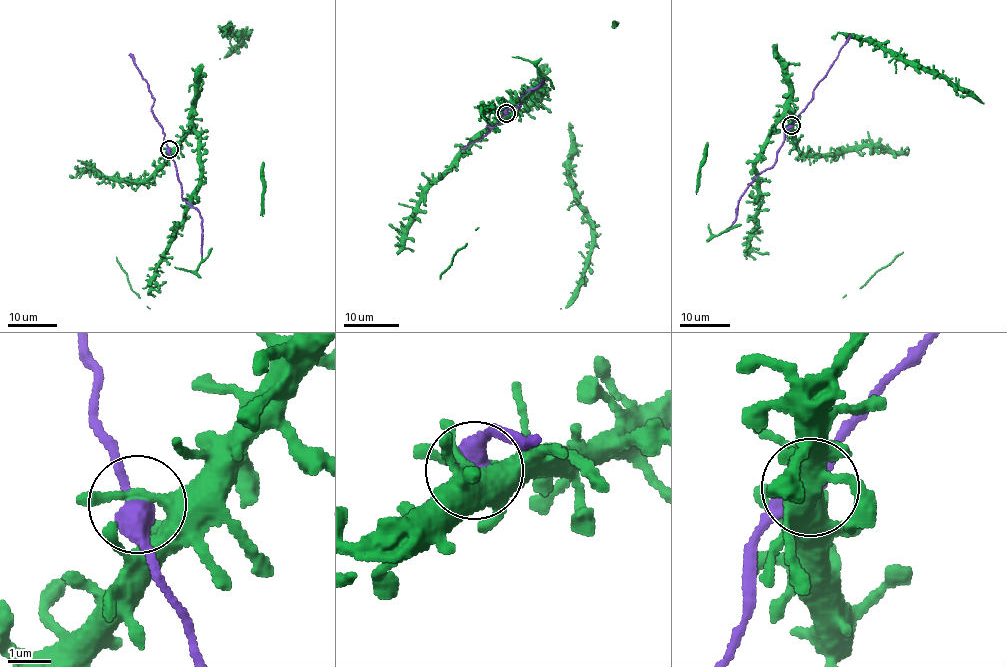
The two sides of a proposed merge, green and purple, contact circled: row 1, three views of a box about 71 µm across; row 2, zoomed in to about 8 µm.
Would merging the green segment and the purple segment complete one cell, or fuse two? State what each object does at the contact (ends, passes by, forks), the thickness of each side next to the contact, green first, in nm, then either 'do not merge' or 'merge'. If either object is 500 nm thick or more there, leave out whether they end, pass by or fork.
green passes by; purple passes by; calibres 240 and 440 nm; merge

